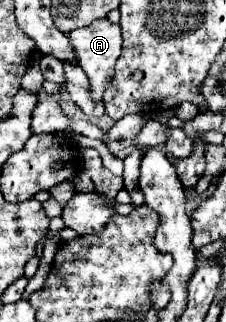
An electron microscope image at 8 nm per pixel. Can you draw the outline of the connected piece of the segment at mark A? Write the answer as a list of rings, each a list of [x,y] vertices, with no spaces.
[[[106,17],[92,21],[88,27],[80,27],[68,33],[78,53],[80,67],[90,79],[92,97],[100,99],[114,75],[116,59],[122,49],[122,33],[118,23],[110,23]]]

